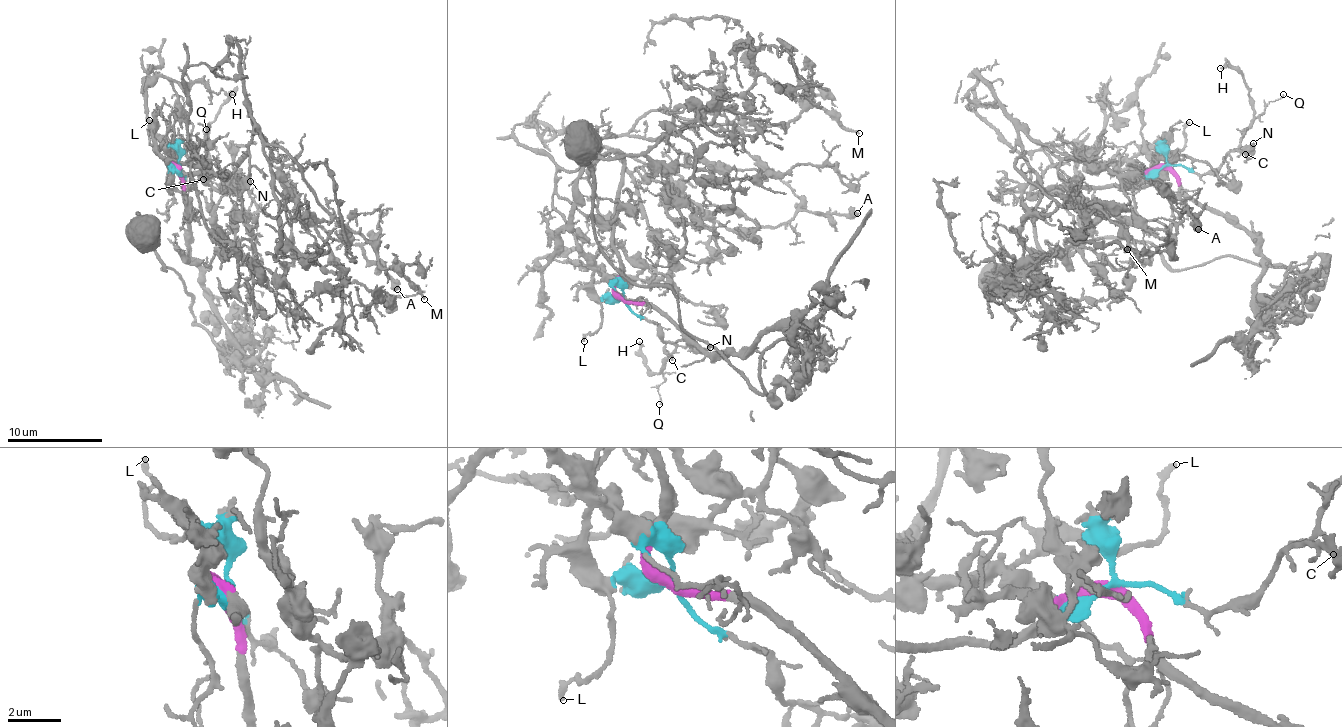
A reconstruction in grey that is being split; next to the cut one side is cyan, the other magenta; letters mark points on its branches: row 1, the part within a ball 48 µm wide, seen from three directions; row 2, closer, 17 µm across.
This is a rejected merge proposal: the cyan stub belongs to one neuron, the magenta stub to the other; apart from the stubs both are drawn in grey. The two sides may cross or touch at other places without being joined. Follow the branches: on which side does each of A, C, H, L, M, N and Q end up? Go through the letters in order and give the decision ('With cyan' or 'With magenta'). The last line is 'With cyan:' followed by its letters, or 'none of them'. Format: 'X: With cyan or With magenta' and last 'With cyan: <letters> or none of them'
A: With cyan
C: With cyan
H: With cyan
L: With cyan
M: With cyan
N: With cyan
Q: With cyan
With cyan: A, C, H, L, M, N, Q

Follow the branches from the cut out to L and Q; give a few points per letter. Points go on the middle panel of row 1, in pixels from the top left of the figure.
L: (622, 300), (605, 297), (596, 329), (586, 333), (584, 342)
Q: (622, 300), (632, 311), (659, 328), (662, 340), (673, 344), (662, 361), (664, 382), (656, 389), (660, 403)

